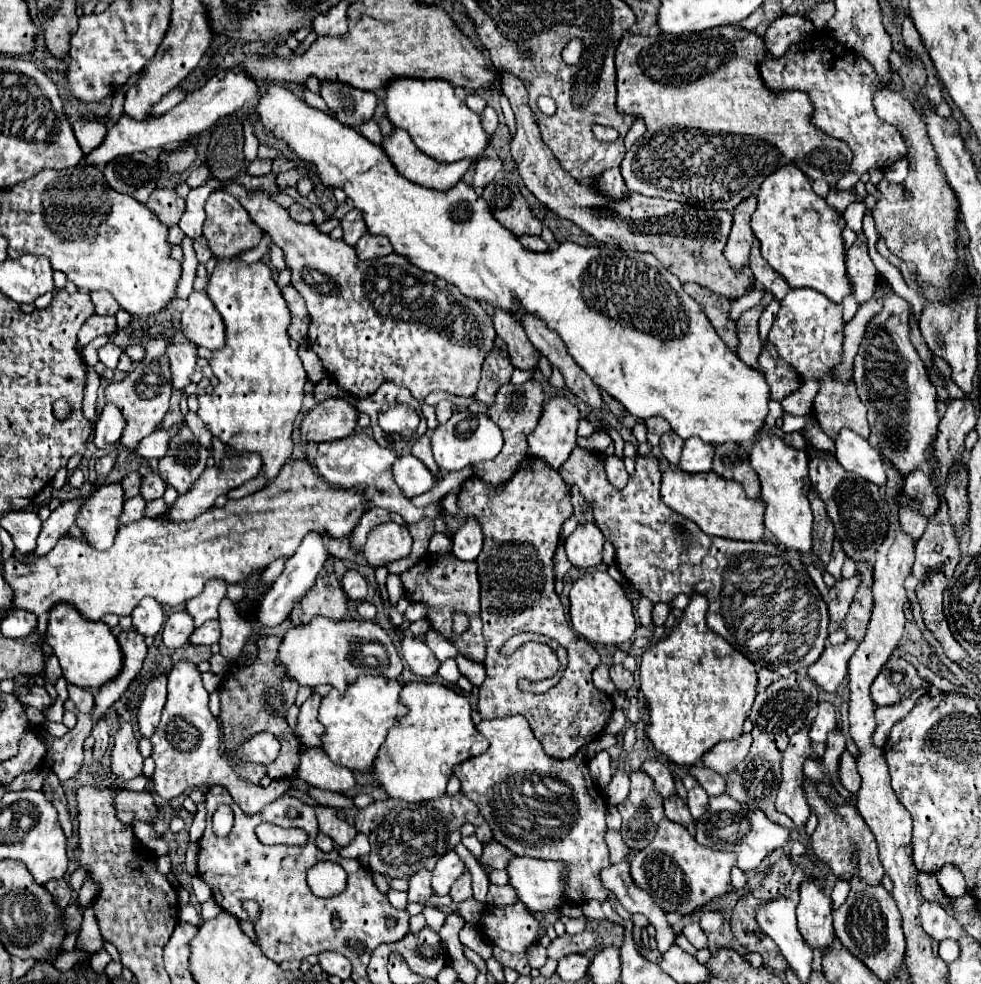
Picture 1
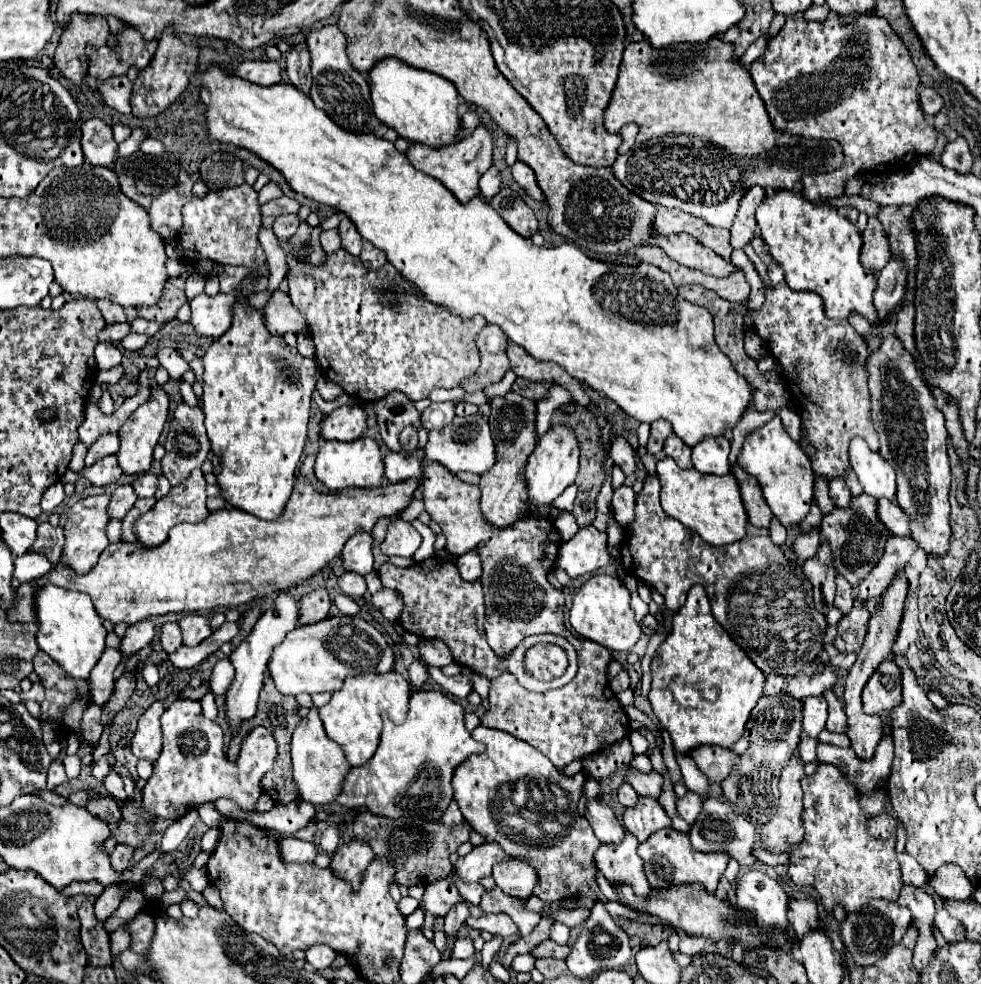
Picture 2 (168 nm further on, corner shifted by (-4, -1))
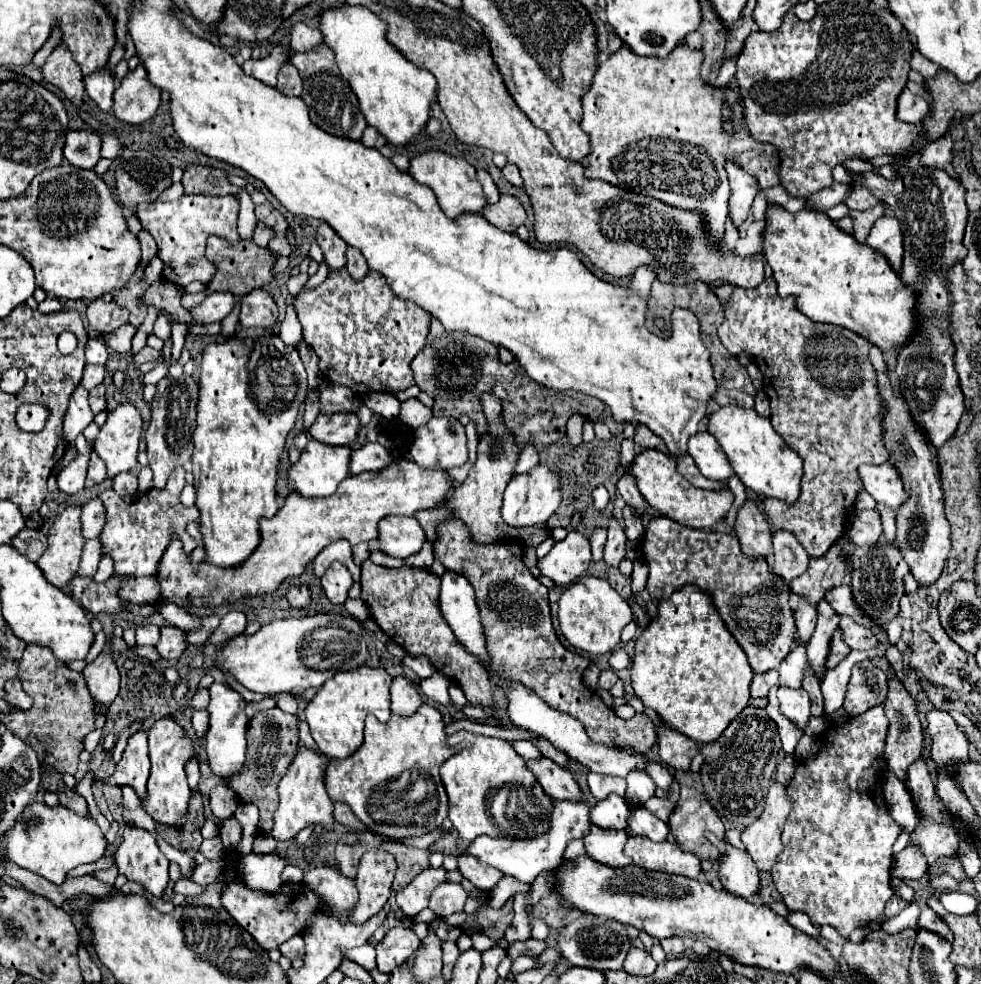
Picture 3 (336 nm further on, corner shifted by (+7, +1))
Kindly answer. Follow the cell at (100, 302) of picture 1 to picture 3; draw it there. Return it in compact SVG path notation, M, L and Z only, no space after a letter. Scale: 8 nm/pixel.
M100 298L100 300L92 300L88 304L86 318L88 318L88 324L96 332L104 334L104 332L112 332L118 326L126 324L128 322L128 310L120 308L116 302L104 302Z

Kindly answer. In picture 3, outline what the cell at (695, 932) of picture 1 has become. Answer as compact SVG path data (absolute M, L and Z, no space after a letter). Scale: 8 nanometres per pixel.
M676 936L676 938L668 938L668 940L662 940L660 944L662 944L662 950L664 950L668 956L672 956L672 958L682 956L682 954L692 946L690 940L678 938L678 936Z

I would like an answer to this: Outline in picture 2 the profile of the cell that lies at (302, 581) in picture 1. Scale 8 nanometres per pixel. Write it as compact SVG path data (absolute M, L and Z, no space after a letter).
M279 594L275 606L271 610L267 610L257 620L257 624L253 626L251 634L247 636L247 640L243 640L231 652L229 660L235 666L235 678L233 678L233 682L229 684L229 688L225 692L225 718L227 718L227 726L229 726L231 736L237 736L241 724L255 716L259 690L263 686L263 678L265 678L265 672L267 672L267 660L269 660L273 648L283 642L285 634L291 628L297 628L297 612L299 612L299 600L295 600L295 598L287 596L287 594Z

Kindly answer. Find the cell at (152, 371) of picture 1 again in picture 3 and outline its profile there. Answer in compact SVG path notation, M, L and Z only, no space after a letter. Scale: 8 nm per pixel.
M120 404L116 410L108 412L108 420L94 442L96 454L106 464L108 478L136 468L140 434L142 414L134 404Z

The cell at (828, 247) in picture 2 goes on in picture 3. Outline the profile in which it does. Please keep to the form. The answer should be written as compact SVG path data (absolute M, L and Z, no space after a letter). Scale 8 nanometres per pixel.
M768 204L764 214L764 234L762 234L762 250L766 262L774 272L774 280L778 284L780 296L796 296L796 306L814 322L838 324L854 330L862 338L876 344L882 352L892 348L900 348L908 342L916 326L916 294L912 288L904 286L898 274L888 266L886 258L872 250L866 244L854 240L852 234L840 230L826 212L818 210L800 210L790 214L782 206Z

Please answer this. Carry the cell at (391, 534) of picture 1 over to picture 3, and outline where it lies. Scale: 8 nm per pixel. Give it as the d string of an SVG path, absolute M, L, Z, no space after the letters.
M386 516L378 522L378 544L388 556L408 558L422 548L424 540L424 530L412 516Z

